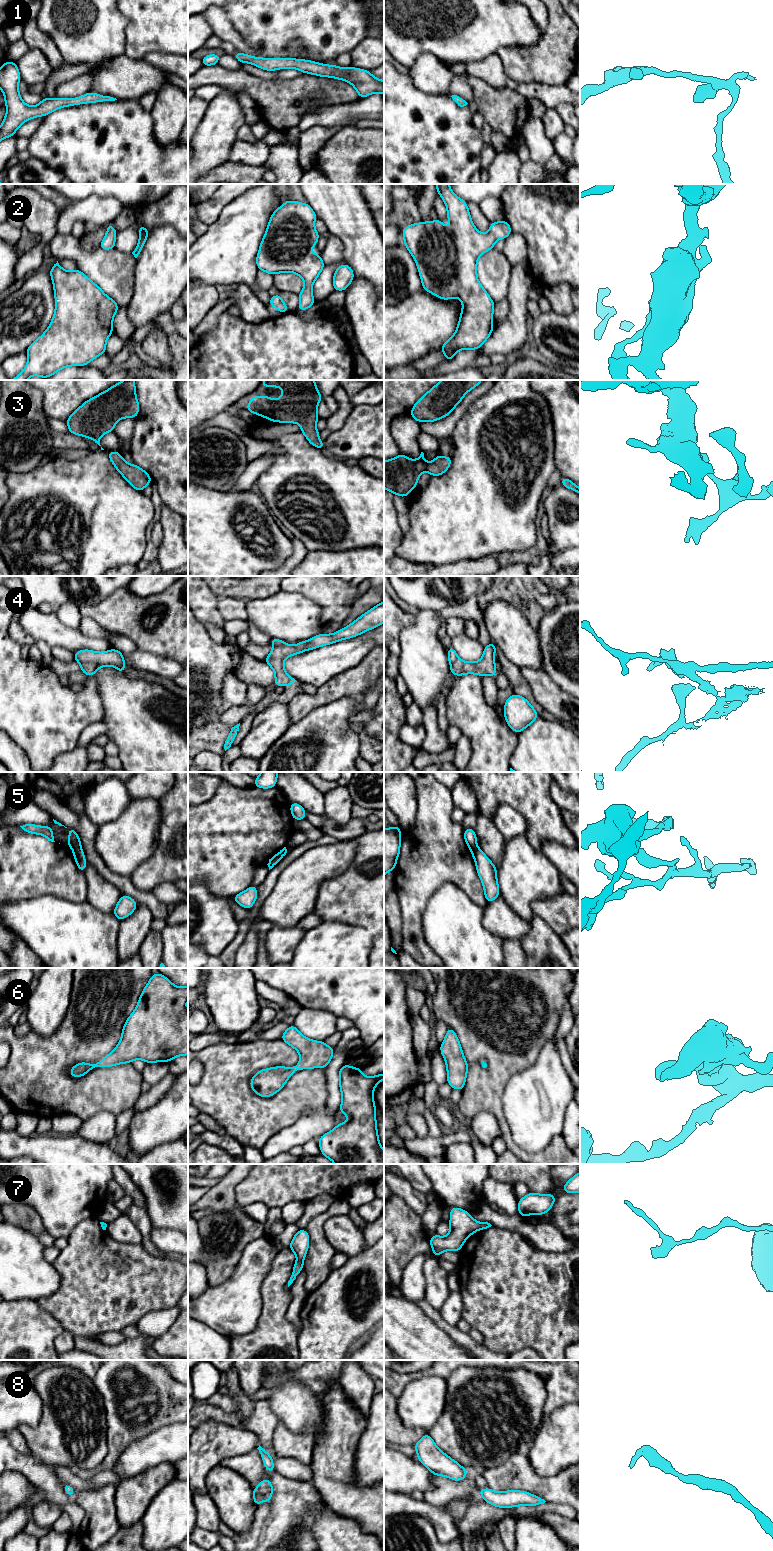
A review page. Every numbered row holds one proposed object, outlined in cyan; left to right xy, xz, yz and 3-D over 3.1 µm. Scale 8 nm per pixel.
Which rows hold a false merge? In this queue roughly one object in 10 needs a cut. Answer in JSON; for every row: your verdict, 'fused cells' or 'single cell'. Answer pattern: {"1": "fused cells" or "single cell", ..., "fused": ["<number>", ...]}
{"1": "single cell", "2": "single cell", "3": "single cell", "4": "single cell", "5": "fused cells", "6": "single cell", "7": "single cell", "8": "single cell", "fused": ["5"]}

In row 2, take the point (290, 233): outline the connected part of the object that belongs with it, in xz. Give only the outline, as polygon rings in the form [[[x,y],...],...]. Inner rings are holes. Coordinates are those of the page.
[[[286,200],[281,207],[274,210],[270,217],[267,230],[261,241],[256,257],[258,270],[274,275],[276,273],[295,273],[305,282],[302,291],[298,294],[300,311],[305,311],[316,302],[312,294],[312,285],[325,267],[321,254],[310,253],[309,249],[315,247],[320,237],[314,223],[317,215],[305,202]]]

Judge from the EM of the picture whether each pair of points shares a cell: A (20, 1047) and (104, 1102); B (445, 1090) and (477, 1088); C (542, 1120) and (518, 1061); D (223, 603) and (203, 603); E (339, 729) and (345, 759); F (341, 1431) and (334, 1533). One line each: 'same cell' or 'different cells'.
A: same cell
B: different cells
C: different cells
D: different cells
E: same cell
F: different cells

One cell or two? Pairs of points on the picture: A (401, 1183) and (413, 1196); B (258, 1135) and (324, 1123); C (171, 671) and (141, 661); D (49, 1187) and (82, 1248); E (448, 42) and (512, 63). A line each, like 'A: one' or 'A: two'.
A: one
B: two
C: one
D: two
E: two

